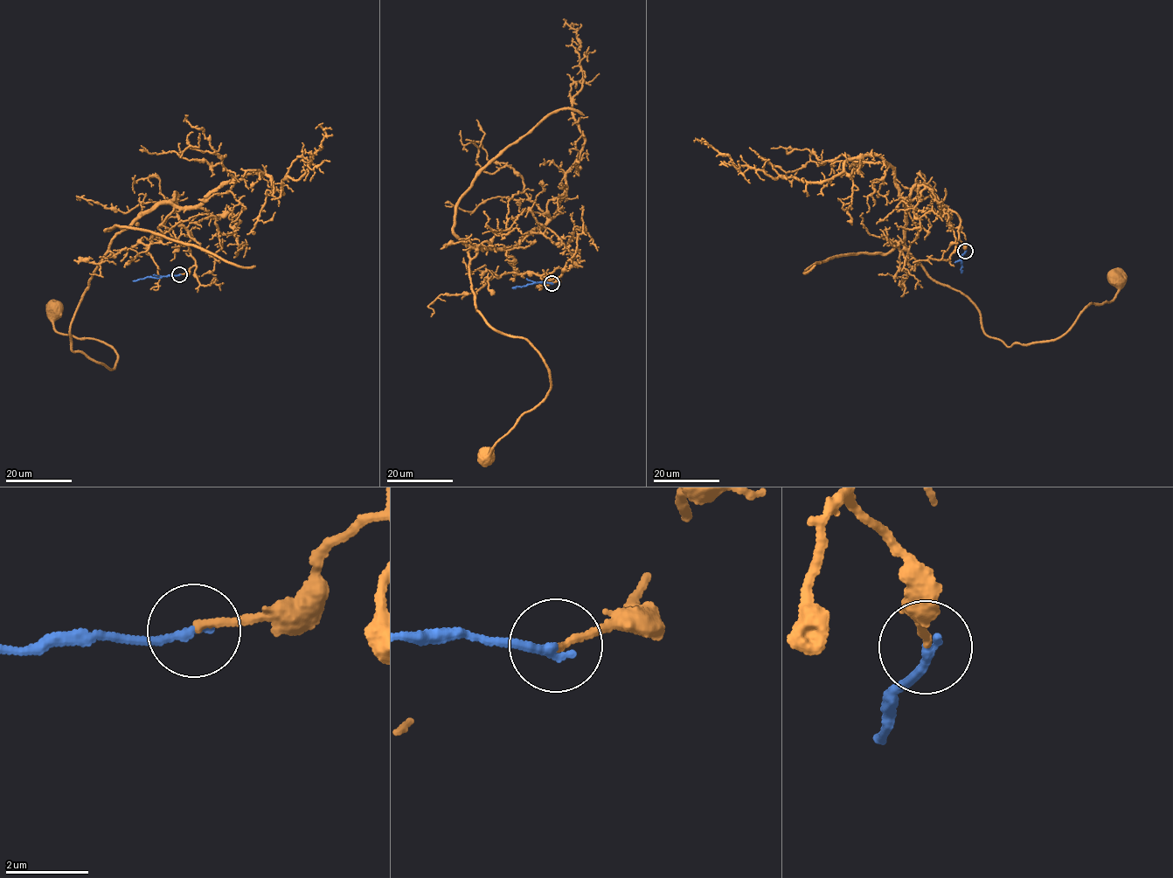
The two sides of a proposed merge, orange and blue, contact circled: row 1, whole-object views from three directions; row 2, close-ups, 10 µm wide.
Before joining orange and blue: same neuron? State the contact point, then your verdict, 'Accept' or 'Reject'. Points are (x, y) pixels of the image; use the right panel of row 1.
Place: (965, 251). Accept

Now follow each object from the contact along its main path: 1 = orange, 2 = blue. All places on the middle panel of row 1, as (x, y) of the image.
1: (551, 283), (560, 277), (516, 273), (503, 250), (468, 252), (477, 310), (525, 338), (551, 382), (485, 455)
2: (551, 283), (535, 282), (512, 288)

